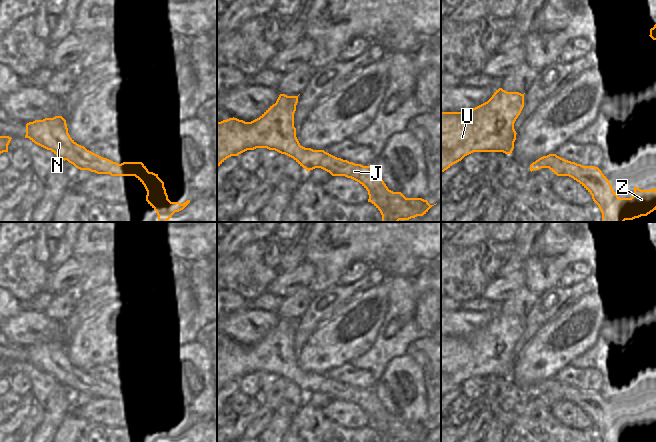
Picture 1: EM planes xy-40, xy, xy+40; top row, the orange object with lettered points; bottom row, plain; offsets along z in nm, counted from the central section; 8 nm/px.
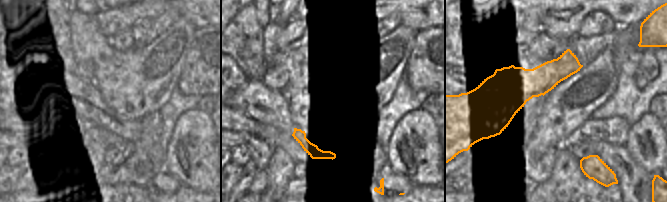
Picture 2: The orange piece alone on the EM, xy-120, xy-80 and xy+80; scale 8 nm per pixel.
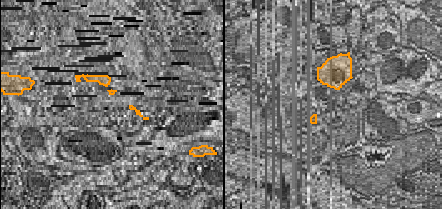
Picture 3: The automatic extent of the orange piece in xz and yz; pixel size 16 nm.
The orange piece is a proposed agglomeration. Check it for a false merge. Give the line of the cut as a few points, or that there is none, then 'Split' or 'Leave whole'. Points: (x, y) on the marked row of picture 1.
Split along xy (344, 160), (335, 169), (335, 175). Split.

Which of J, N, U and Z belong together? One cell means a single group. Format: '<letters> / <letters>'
J Z / N U

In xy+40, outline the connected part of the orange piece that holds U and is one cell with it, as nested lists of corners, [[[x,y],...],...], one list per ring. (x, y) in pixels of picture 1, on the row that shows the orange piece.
[[[499,88],[485,103],[467,112],[441,112],[441,174],[473,152],[511,154],[516,140],[514,123],[524,107],[524,94]]]

